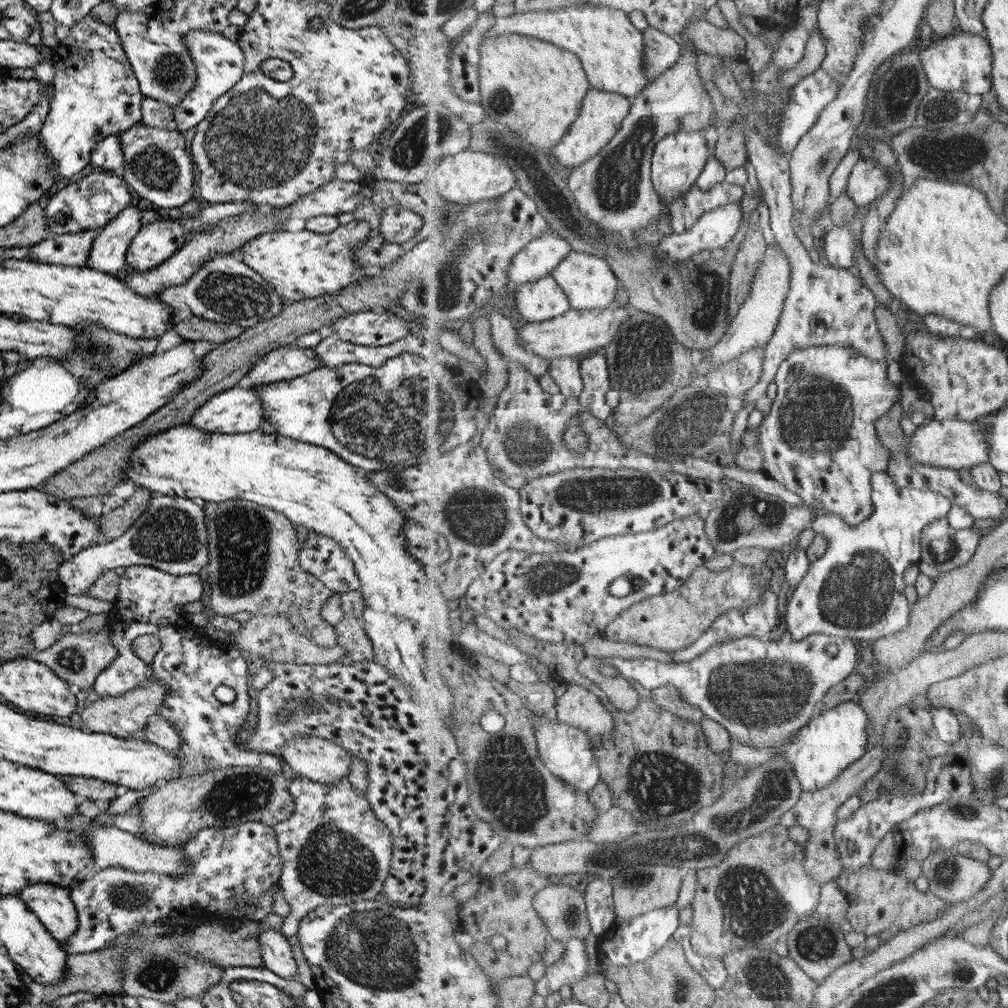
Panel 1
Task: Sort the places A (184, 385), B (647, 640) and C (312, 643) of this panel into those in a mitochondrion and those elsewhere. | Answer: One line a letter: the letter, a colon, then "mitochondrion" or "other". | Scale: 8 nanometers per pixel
A: other
B: other
C: other

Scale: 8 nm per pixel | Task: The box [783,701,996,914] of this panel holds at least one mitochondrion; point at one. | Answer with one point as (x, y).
(901, 775)

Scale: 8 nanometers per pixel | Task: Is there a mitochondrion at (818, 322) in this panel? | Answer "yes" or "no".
no

